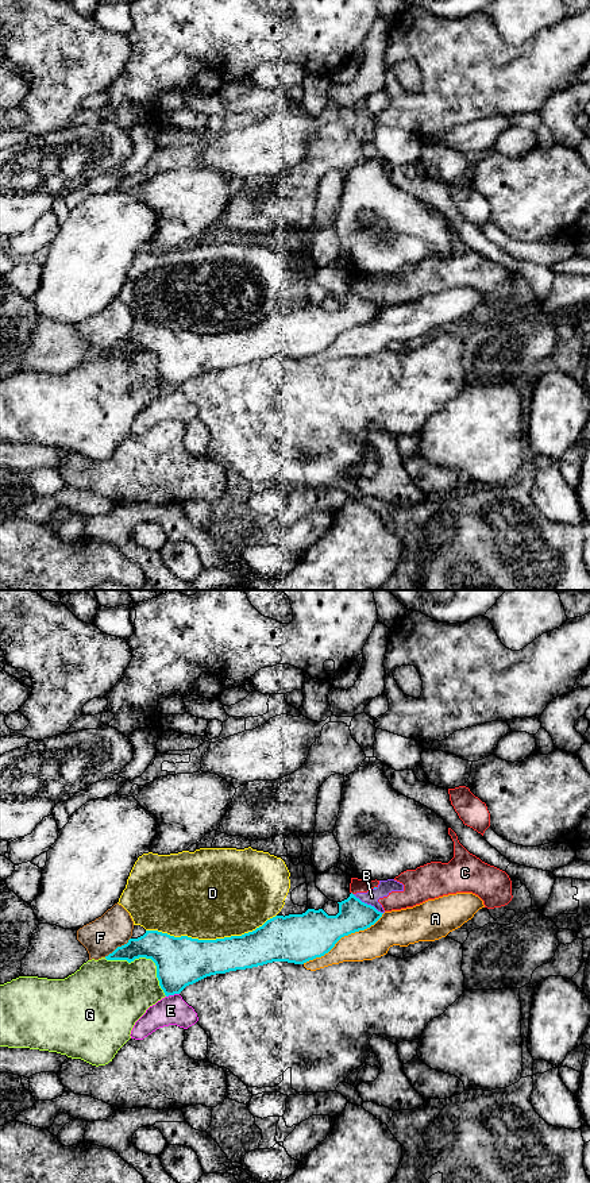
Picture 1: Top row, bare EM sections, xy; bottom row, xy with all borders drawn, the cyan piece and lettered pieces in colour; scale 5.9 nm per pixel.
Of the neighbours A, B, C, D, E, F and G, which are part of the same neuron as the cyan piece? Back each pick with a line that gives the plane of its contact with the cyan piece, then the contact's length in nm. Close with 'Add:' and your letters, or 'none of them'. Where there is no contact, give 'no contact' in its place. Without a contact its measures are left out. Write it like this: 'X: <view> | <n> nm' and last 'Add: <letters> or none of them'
Add: none of them

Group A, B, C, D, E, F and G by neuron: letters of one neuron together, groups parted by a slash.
A / B C / D / E / F / G

